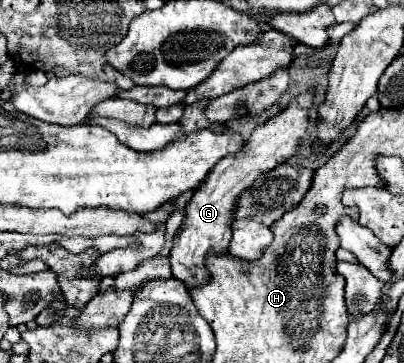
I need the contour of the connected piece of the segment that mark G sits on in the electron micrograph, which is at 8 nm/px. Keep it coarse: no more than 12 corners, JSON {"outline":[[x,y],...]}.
{"outline":[[311,95],[259,125],[193,193],[169,255],[187,289],[227,253],[235,199],[285,163],[309,129]]}

